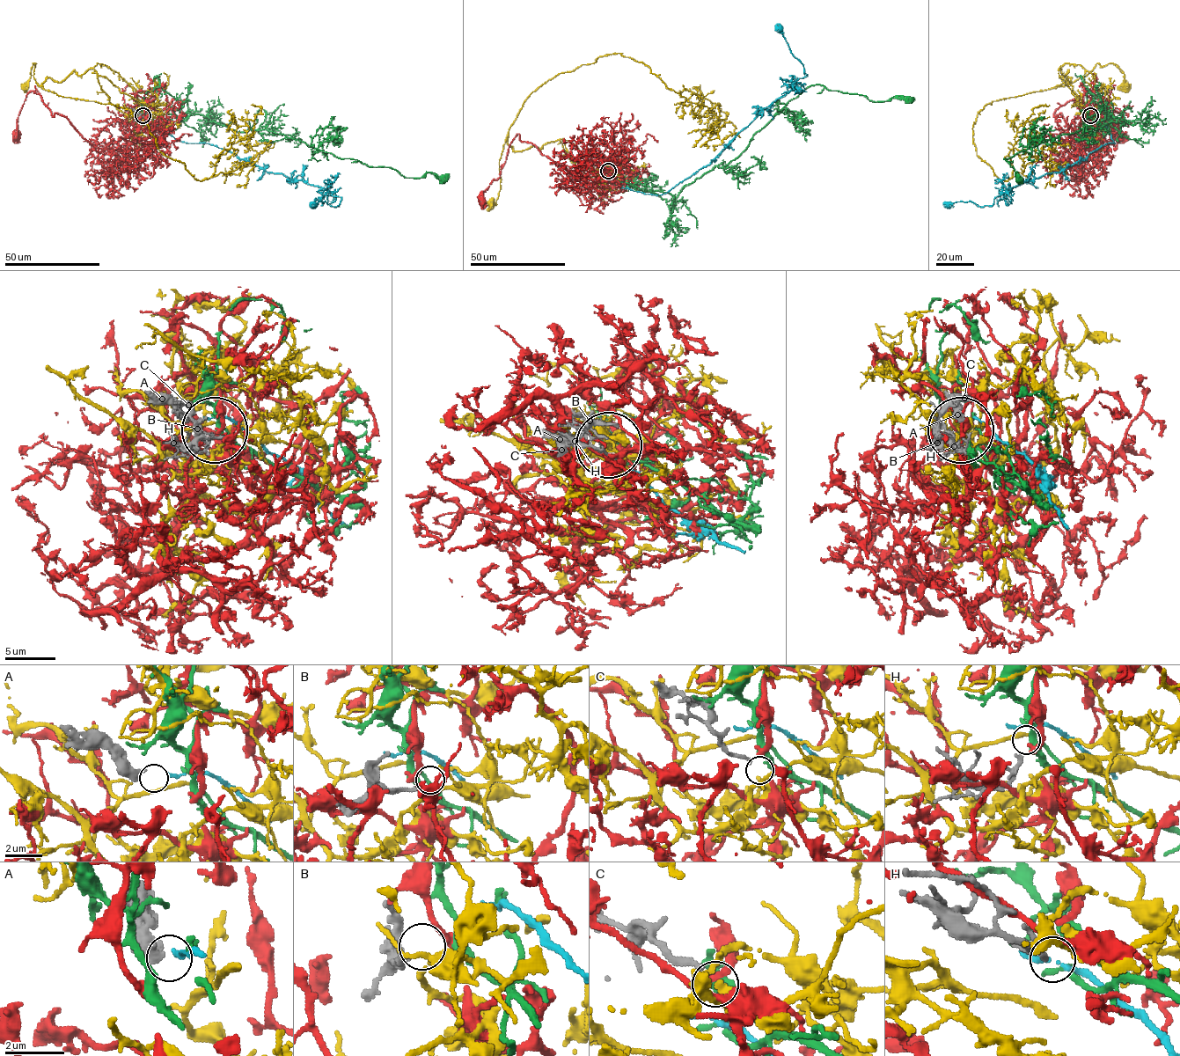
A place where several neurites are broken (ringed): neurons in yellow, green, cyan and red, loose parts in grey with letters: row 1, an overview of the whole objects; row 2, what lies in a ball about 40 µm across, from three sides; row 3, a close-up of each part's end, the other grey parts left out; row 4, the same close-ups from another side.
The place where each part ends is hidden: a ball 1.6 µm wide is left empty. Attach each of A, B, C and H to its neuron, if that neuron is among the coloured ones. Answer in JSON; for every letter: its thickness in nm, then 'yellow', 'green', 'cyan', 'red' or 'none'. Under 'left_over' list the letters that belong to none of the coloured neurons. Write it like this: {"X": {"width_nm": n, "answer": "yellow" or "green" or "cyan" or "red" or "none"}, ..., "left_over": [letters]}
{"A": {"width_nm": 440, "answer": "cyan"}, "B": {"width_nm": 180, "answer": "none"}, "C": {"width_nm": 190, "answer": "red"}, "H": {"width_nm": 200, "answer": "green"}, "left_over": ["B"]}

